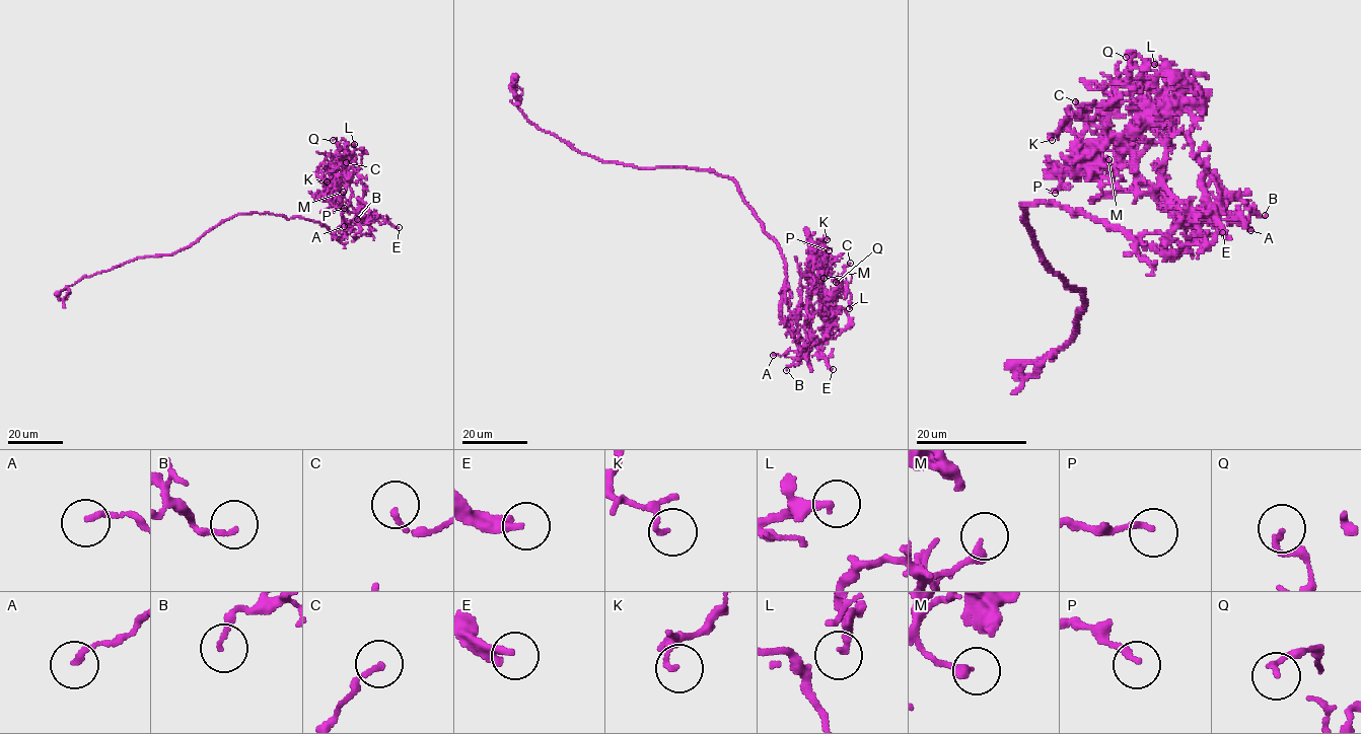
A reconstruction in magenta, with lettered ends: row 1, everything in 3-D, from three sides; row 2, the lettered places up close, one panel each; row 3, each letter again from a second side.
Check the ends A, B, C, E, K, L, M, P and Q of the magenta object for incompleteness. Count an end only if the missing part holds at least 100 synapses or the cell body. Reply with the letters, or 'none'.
E

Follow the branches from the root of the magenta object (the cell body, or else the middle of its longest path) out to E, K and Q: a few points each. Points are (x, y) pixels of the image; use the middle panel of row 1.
E: (746, 203), (784, 260), (787, 279), (782, 318), (799, 344), (807, 345), (816, 339), (833, 369)
K: (746, 203), (784, 260), (789, 317), (800, 304), (801, 278), (814, 275), (819, 267), (815, 242), (827, 239)
Q: (746, 203), (784, 260), (789, 317), (800, 304), (803, 275), (820, 282), (828, 297), (836, 296), (836, 282)

